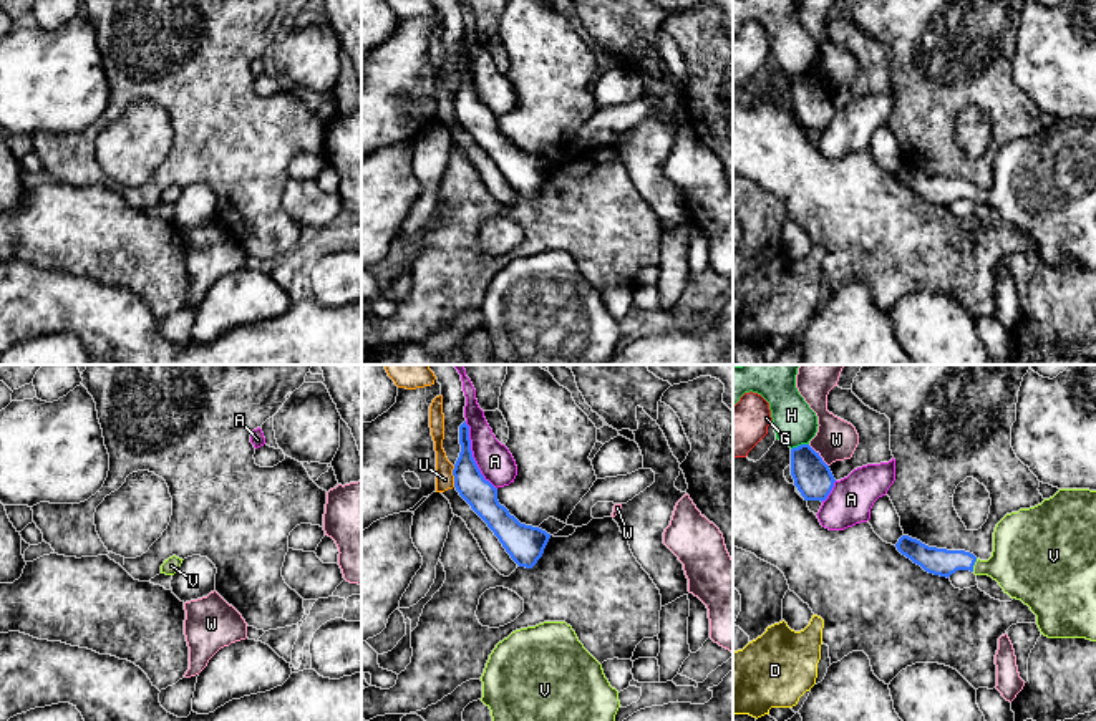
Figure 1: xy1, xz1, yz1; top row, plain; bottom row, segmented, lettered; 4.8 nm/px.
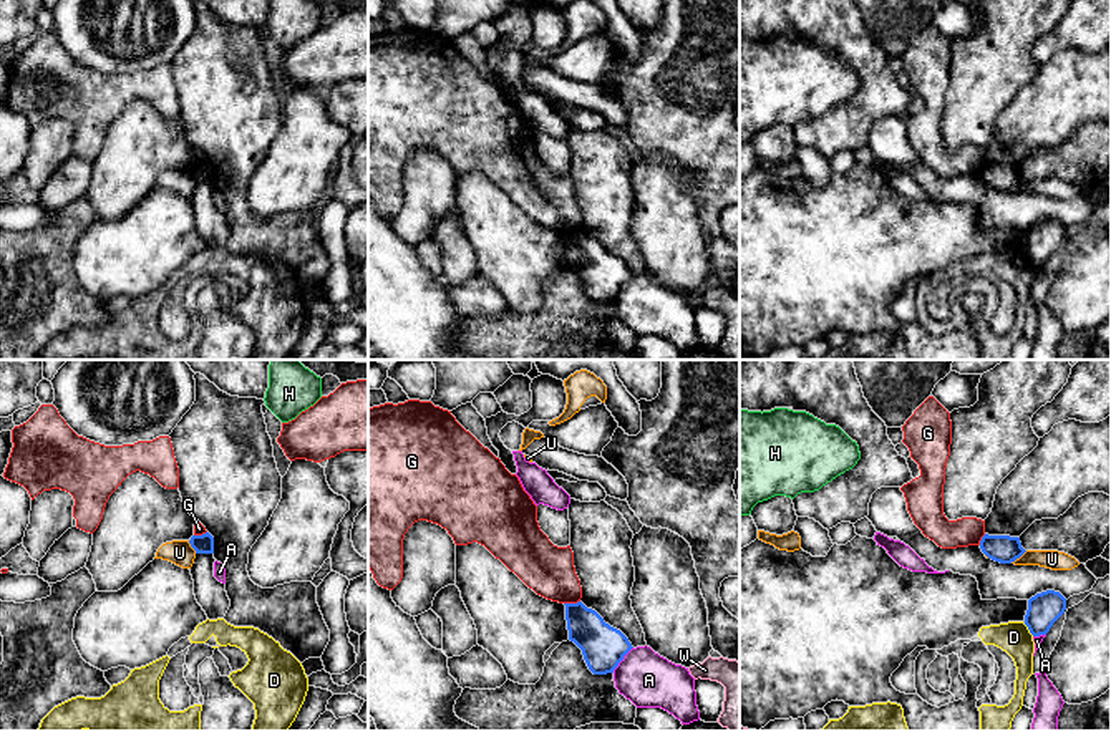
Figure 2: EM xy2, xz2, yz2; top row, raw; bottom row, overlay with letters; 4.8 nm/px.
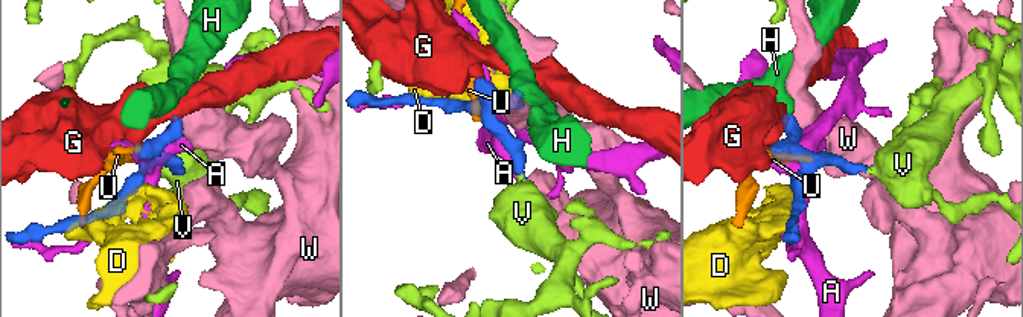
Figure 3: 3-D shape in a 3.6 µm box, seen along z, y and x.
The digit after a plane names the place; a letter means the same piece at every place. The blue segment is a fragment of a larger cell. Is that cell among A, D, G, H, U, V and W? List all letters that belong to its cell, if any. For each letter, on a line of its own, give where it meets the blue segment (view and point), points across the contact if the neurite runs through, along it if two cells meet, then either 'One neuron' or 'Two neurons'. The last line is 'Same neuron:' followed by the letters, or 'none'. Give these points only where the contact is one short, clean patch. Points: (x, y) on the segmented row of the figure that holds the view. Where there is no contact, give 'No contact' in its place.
A: Touches blue at xz1 (471, 456). Two neurons
D: Touches blue at yz2 (1028, 629). Two neurons
G: Touches blue at xz2 (571, 604). Boundary: xz2 (579, 600), (564, 604). Two neurons
H: Touches blue at yz1 (801, 445). Boundary: yz1 (808, 443), (791, 450). Two neurons
U: Touches blue at xz1 (453, 474). Boundary: xz1 (455, 466), (453, 486). Two neurons
V: Touches blue at yz1 (974, 564). Path across: yz1 (942, 562), (974, 564), (1010, 566), (1025, 561). One neuron
W: Touches blue at yz1 (819, 456). Boundary: yz1 (808, 445), (828, 466). Two neurons
Same neuron: V

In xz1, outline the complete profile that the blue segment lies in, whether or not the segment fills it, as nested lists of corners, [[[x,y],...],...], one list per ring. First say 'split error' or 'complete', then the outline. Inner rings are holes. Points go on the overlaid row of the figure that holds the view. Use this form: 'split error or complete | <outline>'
complete | [[[459,426],[461,452],[454,464],[454,487],[471,509],[487,524],[511,559],[532,569],[542,557],[550,534],[539,527],[521,524],[499,504],[497,489],[484,479],[471,451],[469,426]]]

